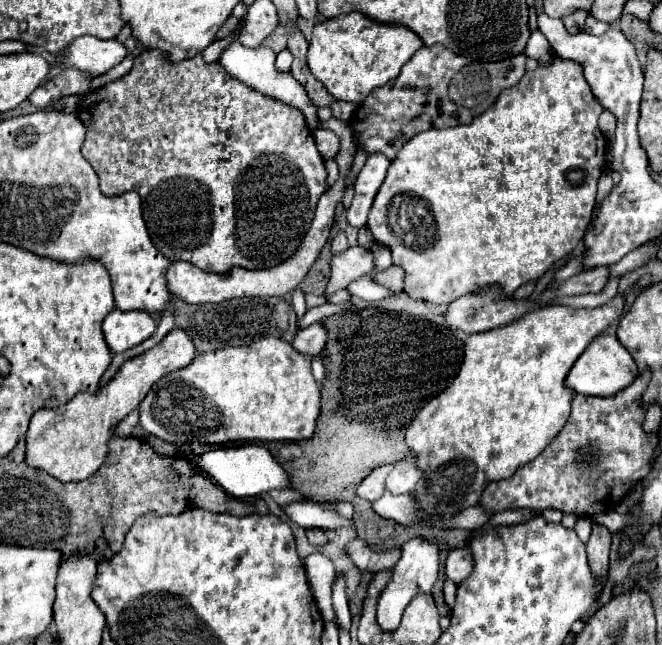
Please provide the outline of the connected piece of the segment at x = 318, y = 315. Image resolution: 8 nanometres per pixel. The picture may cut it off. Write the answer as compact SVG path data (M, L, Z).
M326 302L324 306L318 306L318 308L308 308L304 312L304 316L298 318L298 328L310 326L314 322L322 322L324 316L330 316L330 314L336 314L336 312L342 312L342 310L344 310L342 304L330 304L330 302Z

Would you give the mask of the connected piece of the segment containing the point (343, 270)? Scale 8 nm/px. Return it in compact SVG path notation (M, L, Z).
M352 246L346 252L334 254L330 266L332 266L332 288L326 288L326 296L334 294L340 288L346 288L352 280L360 276L374 274L374 258L362 246Z

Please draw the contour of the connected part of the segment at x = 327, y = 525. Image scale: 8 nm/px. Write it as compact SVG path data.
M290 502L284 506L284 512L292 522L296 522L302 528L324 528L324 530L336 530L336 528L356 528L352 520L346 520L338 514L332 514L332 510L324 510L316 502Z

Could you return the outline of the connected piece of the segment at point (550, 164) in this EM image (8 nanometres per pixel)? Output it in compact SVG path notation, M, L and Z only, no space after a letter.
M556 56L550 66L538 66L534 72L526 72L526 76L516 86L506 88L484 114L472 120L472 124L446 130L424 130L404 144L404 148L398 152L398 158L390 164L388 176L376 194L368 216L368 230L372 232L374 240L392 252L392 264L400 266L406 274L404 292L414 300L434 304L450 304L452 300L486 286L500 286L502 296L512 296L516 288L538 280L546 270L552 268L554 262L568 256L580 244L592 220L592 210L596 206L596 184L602 170L606 168L606 138L598 128L598 116L602 110L602 104L592 96L592 90L584 80L580 64Z

